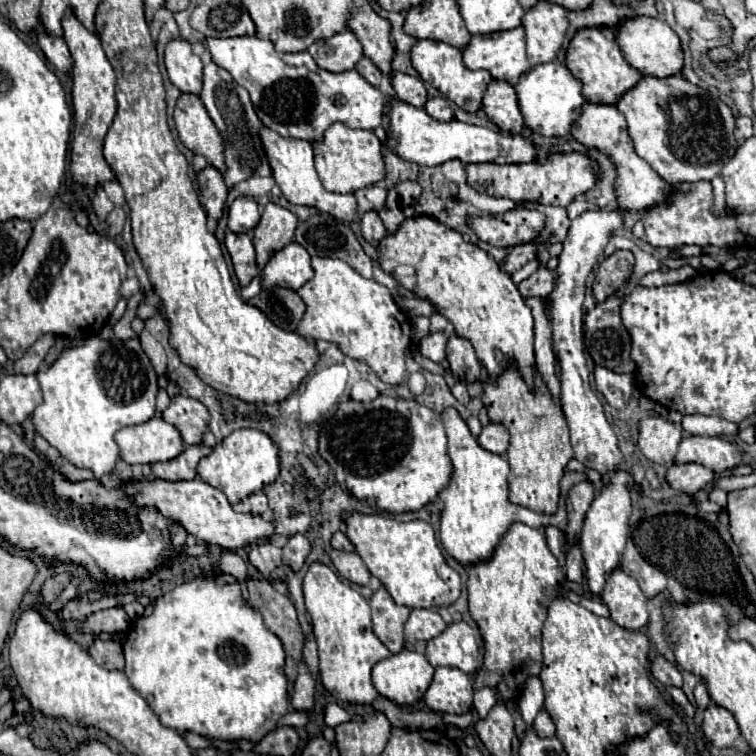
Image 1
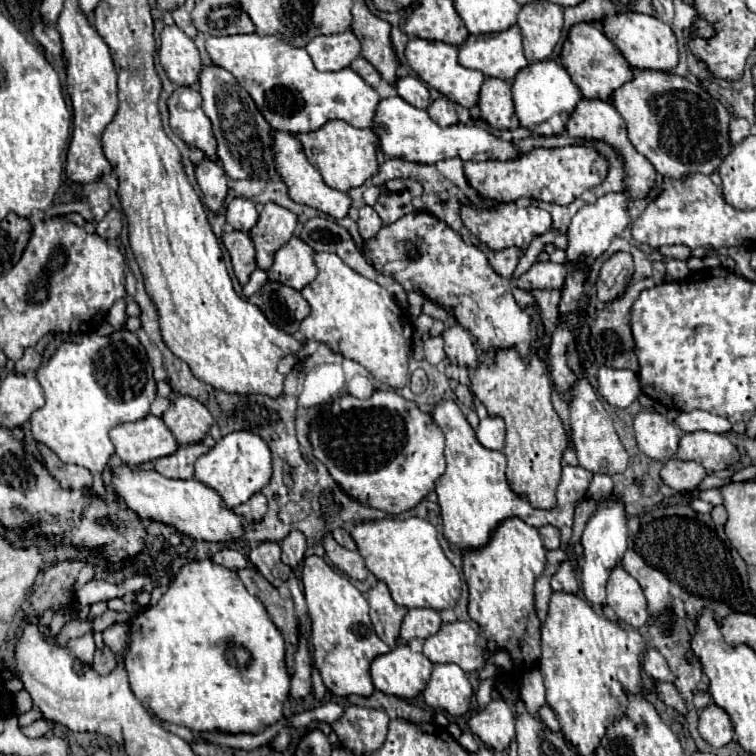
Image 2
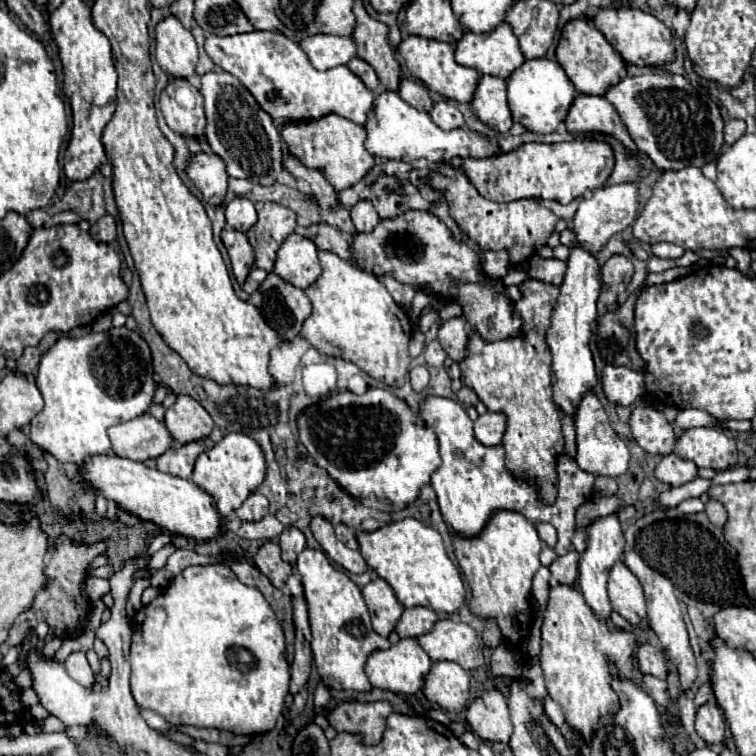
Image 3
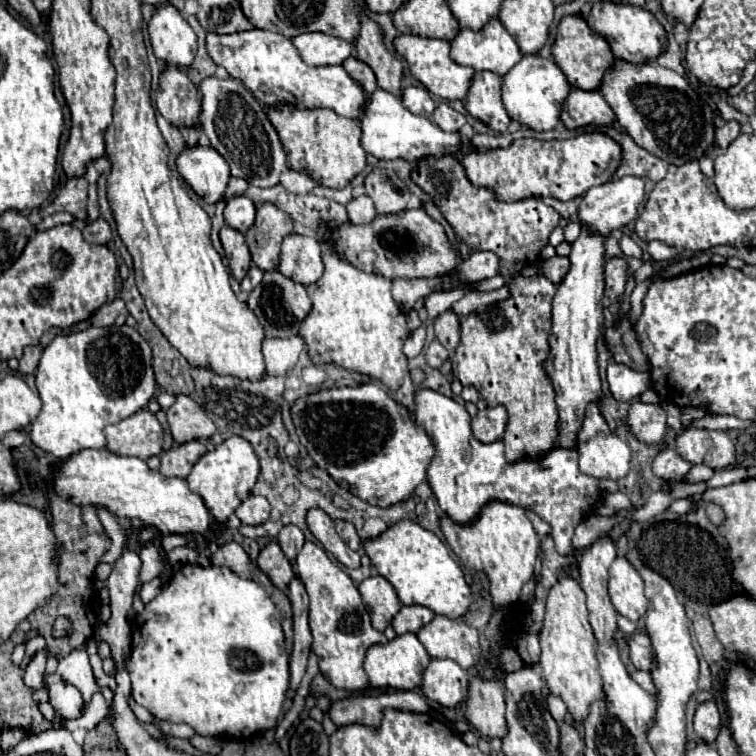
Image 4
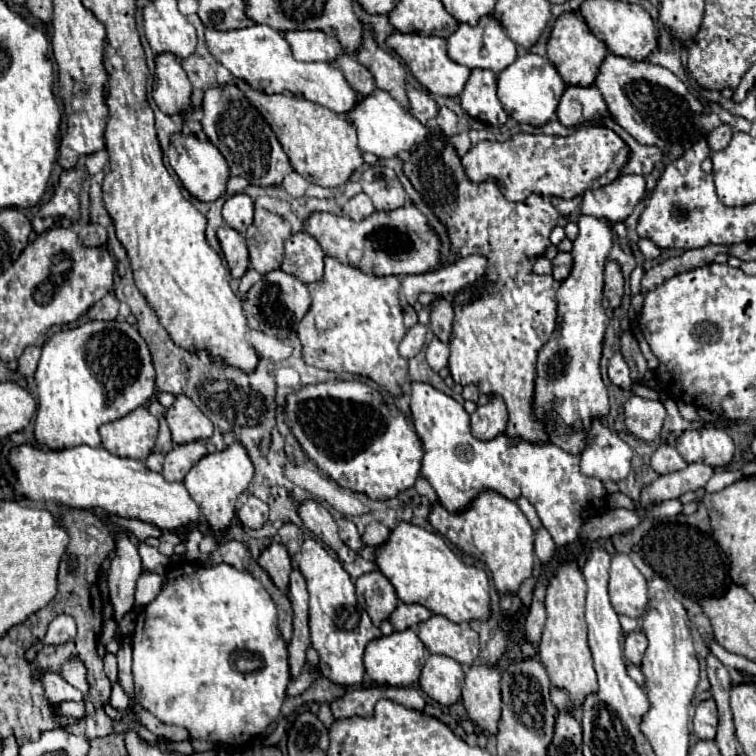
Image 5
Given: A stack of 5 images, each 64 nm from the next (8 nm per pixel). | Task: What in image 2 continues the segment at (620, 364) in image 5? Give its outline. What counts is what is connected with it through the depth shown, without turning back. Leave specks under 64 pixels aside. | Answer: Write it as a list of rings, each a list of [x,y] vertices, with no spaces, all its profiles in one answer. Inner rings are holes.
[[[600,368],[598,372],[598,390],[606,398],[608,404],[614,408],[628,408],[638,394],[642,392],[638,374],[632,370],[614,370],[614,368]]]

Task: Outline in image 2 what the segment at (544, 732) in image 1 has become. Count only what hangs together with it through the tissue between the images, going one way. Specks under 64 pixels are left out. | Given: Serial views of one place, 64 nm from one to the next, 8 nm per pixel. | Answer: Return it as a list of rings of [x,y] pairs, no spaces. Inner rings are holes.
[[[544,704],[544,706],[538,710],[538,714],[540,714],[542,722],[544,722],[544,724],[546,724],[550,730],[554,730],[556,734],[560,732],[560,722],[558,722],[558,718],[556,718],[554,710],[552,710],[548,704]]]

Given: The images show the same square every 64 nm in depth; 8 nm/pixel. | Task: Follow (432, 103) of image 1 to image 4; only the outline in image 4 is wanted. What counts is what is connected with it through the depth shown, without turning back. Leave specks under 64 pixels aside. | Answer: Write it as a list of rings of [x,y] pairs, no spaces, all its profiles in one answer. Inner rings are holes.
[[[438,104],[432,118],[444,132],[458,132],[466,124],[466,118],[454,108],[450,108],[448,104]]]

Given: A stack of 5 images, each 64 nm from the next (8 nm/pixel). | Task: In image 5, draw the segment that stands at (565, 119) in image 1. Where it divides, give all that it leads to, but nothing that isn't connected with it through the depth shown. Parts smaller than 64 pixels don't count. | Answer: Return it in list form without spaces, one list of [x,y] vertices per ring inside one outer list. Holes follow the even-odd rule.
[[[522,52],[506,70],[498,72],[498,100],[502,102],[502,108],[508,116],[512,116],[520,124],[532,124],[532,126],[544,126],[550,116],[556,114],[558,100],[566,88],[564,80],[556,72],[556,68],[550,64],[548,58]]]

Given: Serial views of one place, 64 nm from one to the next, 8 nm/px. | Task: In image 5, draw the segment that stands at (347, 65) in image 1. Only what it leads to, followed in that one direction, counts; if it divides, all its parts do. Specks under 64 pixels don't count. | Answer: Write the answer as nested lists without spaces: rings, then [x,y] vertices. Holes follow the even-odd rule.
[[[292,30],[282,32],[282,36],[290,42],[290,50],[300,62],[330,62],[342,54],[338,40],[320,30]]]

